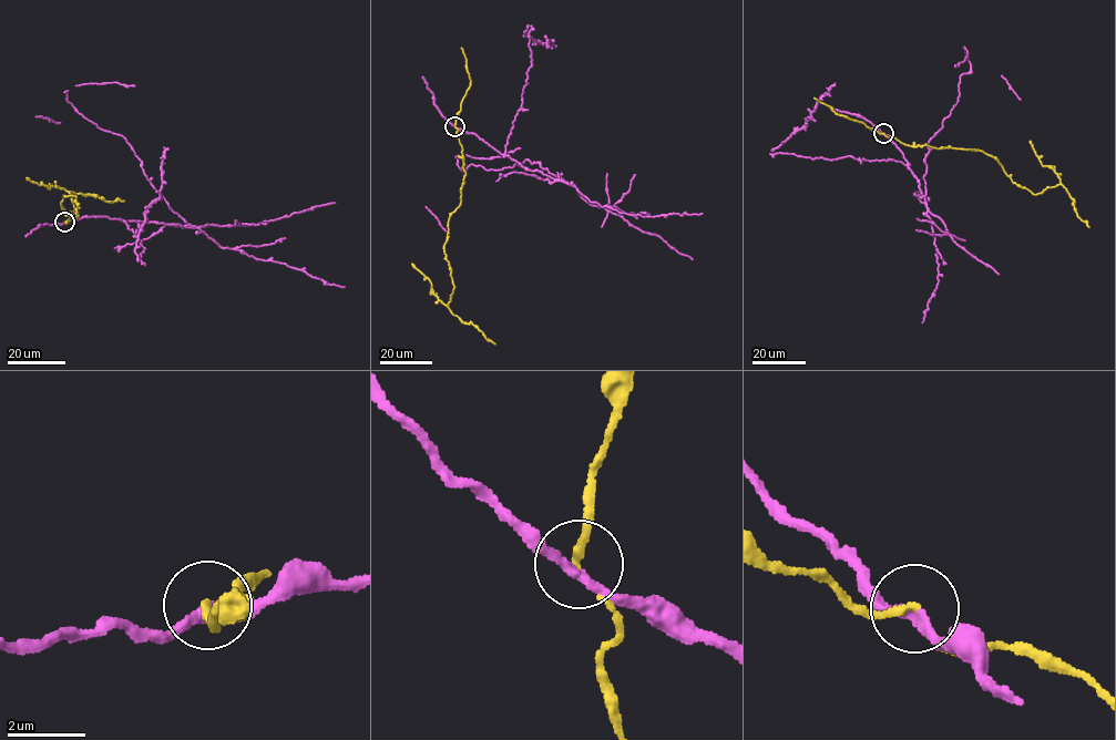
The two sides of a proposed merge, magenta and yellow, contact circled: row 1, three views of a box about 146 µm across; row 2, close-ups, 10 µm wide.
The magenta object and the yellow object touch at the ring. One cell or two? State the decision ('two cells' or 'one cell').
two cells

